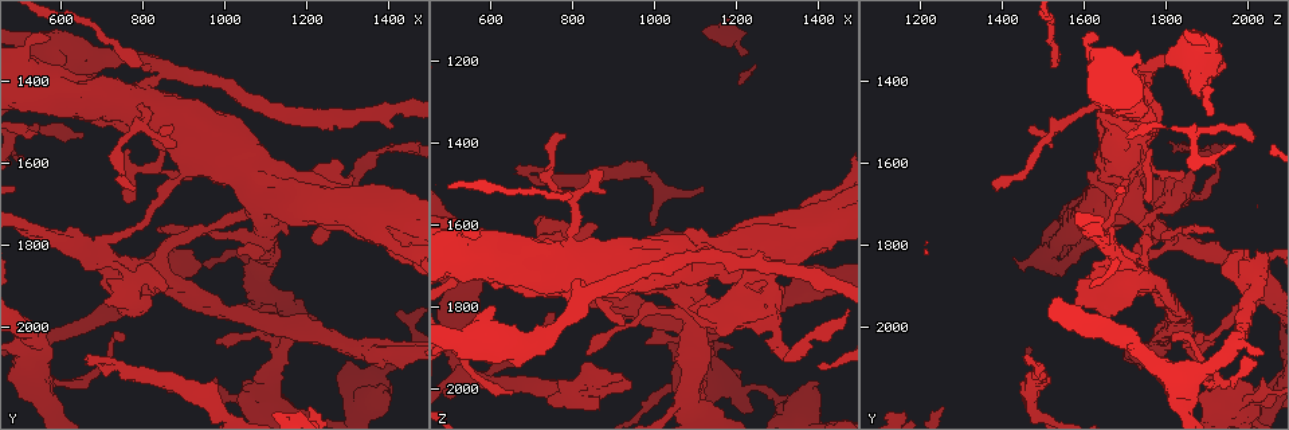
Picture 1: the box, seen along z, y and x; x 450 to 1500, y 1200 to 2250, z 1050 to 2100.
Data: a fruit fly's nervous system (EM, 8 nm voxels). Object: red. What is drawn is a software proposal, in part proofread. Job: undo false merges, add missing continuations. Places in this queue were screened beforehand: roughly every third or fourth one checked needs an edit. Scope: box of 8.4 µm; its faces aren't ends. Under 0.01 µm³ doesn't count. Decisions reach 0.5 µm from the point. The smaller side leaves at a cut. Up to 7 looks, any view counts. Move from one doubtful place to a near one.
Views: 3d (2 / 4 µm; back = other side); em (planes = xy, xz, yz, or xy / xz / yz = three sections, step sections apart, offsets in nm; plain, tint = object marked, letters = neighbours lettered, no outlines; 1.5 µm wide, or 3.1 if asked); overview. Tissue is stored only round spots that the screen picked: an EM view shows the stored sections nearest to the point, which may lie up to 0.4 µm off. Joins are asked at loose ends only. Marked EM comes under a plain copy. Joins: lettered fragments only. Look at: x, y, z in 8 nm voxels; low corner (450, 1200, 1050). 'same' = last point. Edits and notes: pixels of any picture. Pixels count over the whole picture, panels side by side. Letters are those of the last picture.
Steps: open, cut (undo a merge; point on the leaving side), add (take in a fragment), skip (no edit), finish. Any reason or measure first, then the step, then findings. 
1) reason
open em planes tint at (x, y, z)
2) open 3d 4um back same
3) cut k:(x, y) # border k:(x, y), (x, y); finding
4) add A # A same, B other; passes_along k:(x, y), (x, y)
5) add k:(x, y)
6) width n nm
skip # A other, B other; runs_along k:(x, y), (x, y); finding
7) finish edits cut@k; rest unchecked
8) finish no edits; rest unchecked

an open end
open 3d 2um at (775, 1665, 1380)

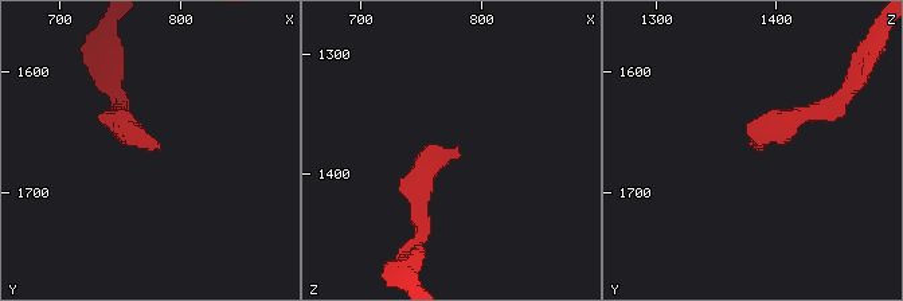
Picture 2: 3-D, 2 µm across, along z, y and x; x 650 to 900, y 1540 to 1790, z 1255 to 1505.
open em planes letters at (784, 1666, 1384)

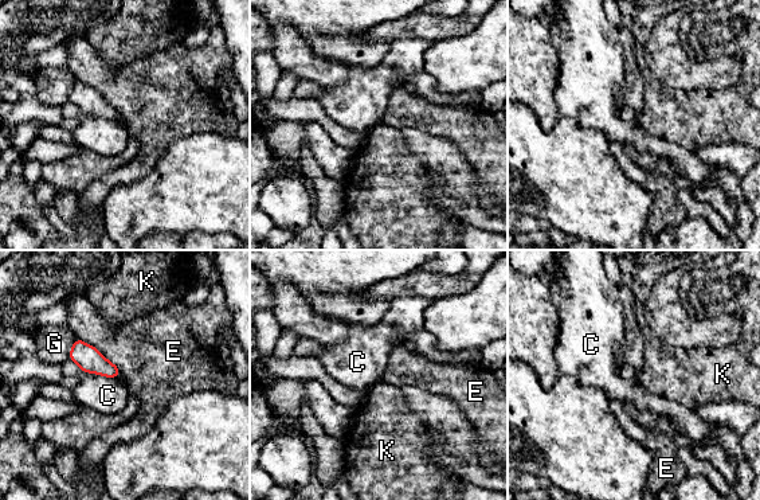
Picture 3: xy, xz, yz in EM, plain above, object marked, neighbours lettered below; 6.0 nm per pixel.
skip # C other, E other, G other, K other; border 3:(82, 371), (114, 378); no lettered fragment goes on from it

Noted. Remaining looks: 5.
open em planes letters at (670, 2085, 1465)

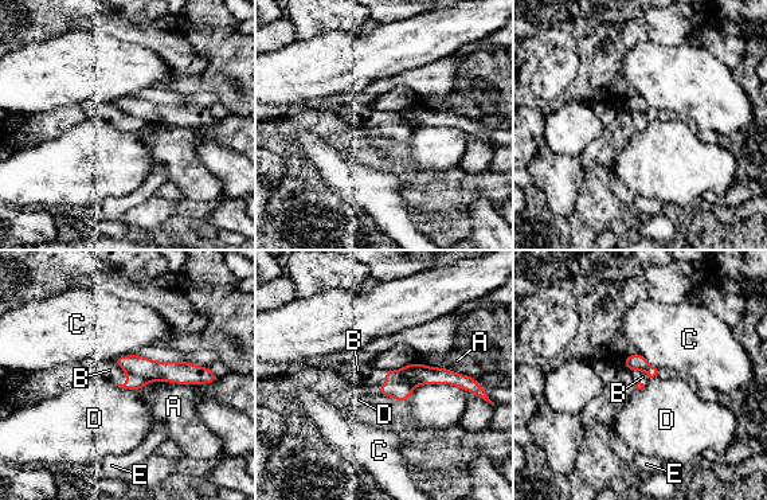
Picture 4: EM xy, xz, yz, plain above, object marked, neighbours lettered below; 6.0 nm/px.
add B # A other, B same, C other, D other, E other; passes_along 4:(140, 370), (125, 371), (109, 370); the neuron continues

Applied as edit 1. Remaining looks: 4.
sudden change in width
open em xy step 8 letters at (1135, 2070, 1880)

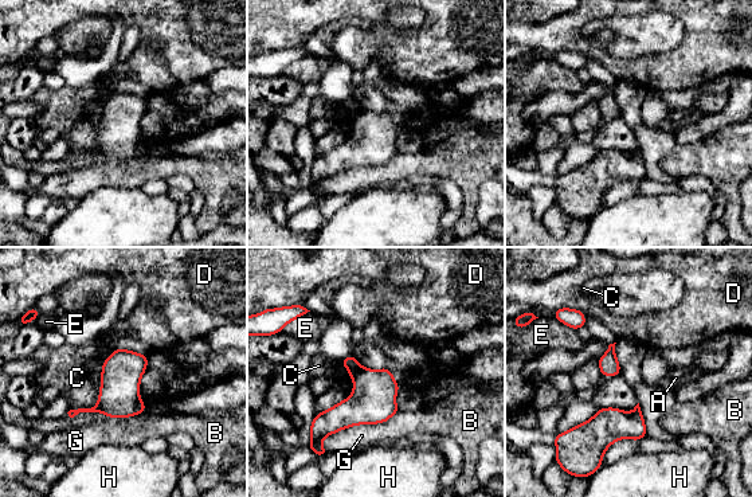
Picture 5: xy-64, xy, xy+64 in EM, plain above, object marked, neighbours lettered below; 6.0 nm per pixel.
cut 5:(373, 398) # A other, B other, C other, D other, E other, G other, H other; border 5:(361, 368), (351, 376); two neurons meet here

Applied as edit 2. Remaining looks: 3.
finish edits add@4, cut@5; rest unchecked

